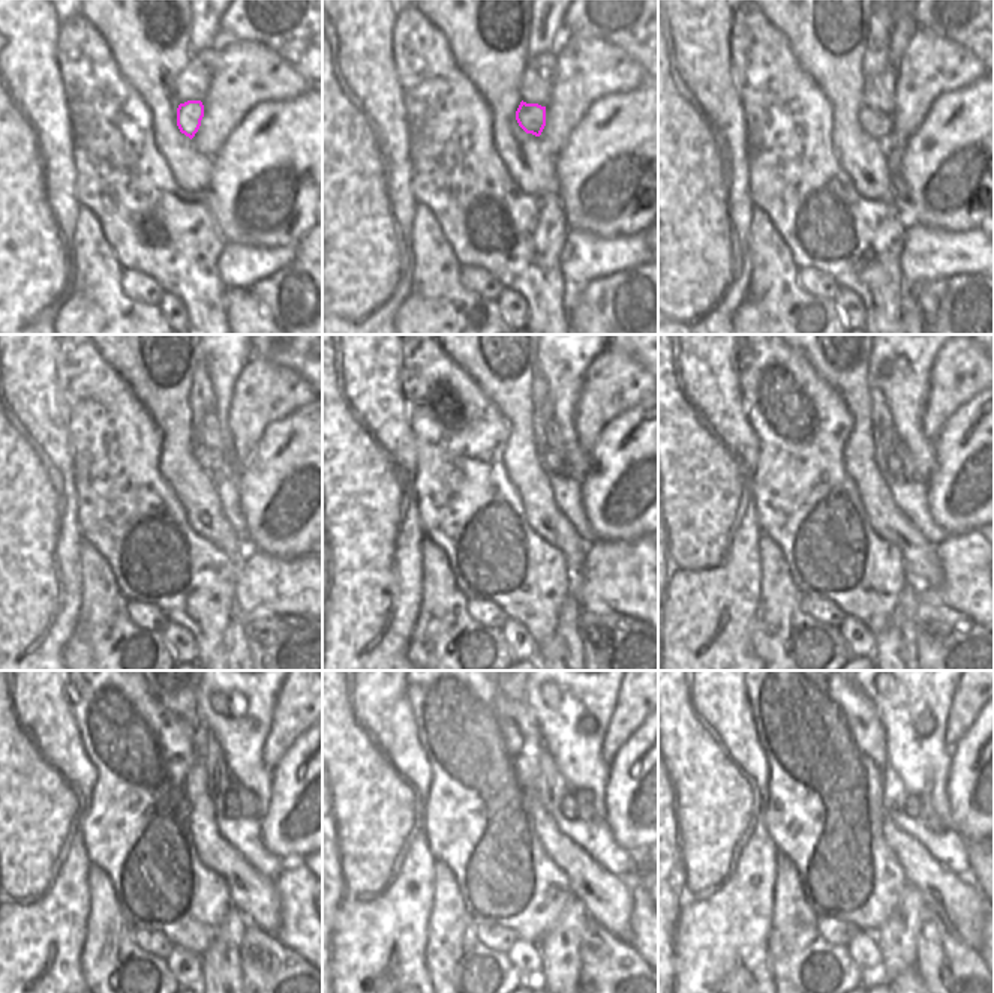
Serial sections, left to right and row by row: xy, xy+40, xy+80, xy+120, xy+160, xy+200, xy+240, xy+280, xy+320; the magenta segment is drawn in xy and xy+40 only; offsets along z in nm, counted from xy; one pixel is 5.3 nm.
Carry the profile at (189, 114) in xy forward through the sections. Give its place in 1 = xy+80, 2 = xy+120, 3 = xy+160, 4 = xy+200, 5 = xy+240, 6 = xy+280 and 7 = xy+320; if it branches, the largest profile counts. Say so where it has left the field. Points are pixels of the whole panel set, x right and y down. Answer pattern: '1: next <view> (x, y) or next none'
1: next xy+80 (876, 123)
2: next xy+120 (209, 459)
3: next xy+160 (550, 461)
4: next xy+200 (894, 464)
5: next xy+240 (231, 803)
6: next xy+280 (568, 804)
7: next xy+320 (912, 803)

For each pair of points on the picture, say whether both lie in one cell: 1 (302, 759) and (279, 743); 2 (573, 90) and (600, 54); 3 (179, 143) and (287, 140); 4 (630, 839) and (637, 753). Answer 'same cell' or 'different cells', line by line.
1: different cells
2: same cell
3: different cells
4: same cell

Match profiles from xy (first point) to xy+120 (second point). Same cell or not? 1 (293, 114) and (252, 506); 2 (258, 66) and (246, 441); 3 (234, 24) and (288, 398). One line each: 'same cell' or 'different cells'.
1: same cell
2: same cell
3: different cells

